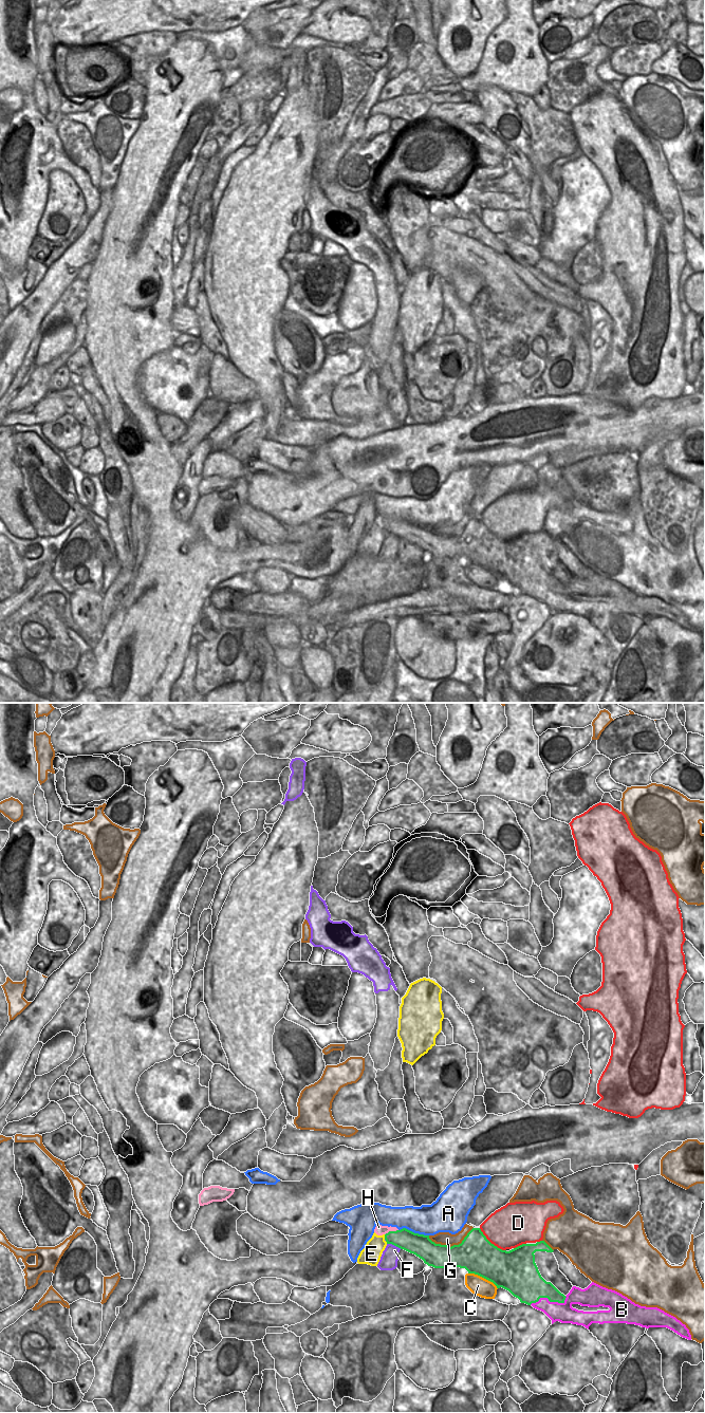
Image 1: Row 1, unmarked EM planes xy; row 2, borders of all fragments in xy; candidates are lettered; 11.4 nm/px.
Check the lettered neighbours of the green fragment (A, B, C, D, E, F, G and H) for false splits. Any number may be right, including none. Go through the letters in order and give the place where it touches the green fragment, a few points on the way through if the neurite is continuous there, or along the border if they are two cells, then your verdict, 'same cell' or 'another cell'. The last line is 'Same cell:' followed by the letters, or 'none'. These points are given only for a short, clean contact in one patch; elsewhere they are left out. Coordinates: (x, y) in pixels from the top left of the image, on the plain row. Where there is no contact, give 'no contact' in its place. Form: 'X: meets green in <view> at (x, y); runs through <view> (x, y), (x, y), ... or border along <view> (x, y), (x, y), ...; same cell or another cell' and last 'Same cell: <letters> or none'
A: meets green in xy at (413, 522); another cell
B: meets green in xy at (549, 590); another cell
C: meets green in xy at (483, 566); another cell
D: meets green in xy at (490, 533); another cell
E: meets green in xy at (385, 526); another cell
F: meets green in xy at (394, 535); border along xy (387, 533), (401, 538); another cell
G: meets green in xy at (451, 536); another cell
H: meets green in xy at (391, 521); runs through xy (404, 528), (397, 527), (391, 521), (379, 520); same cell
Same cell: H

